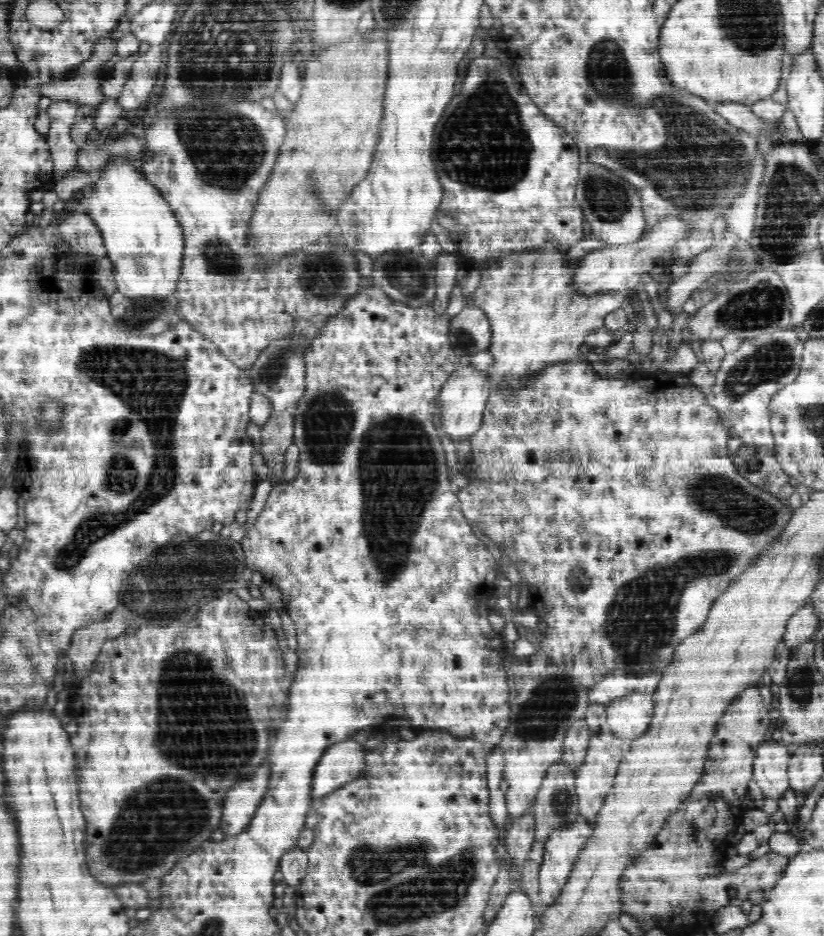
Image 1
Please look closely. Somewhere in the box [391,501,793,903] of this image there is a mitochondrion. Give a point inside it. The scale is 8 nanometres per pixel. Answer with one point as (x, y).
(636, 626)

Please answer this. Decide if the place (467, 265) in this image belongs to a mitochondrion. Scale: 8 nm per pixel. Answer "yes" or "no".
no

